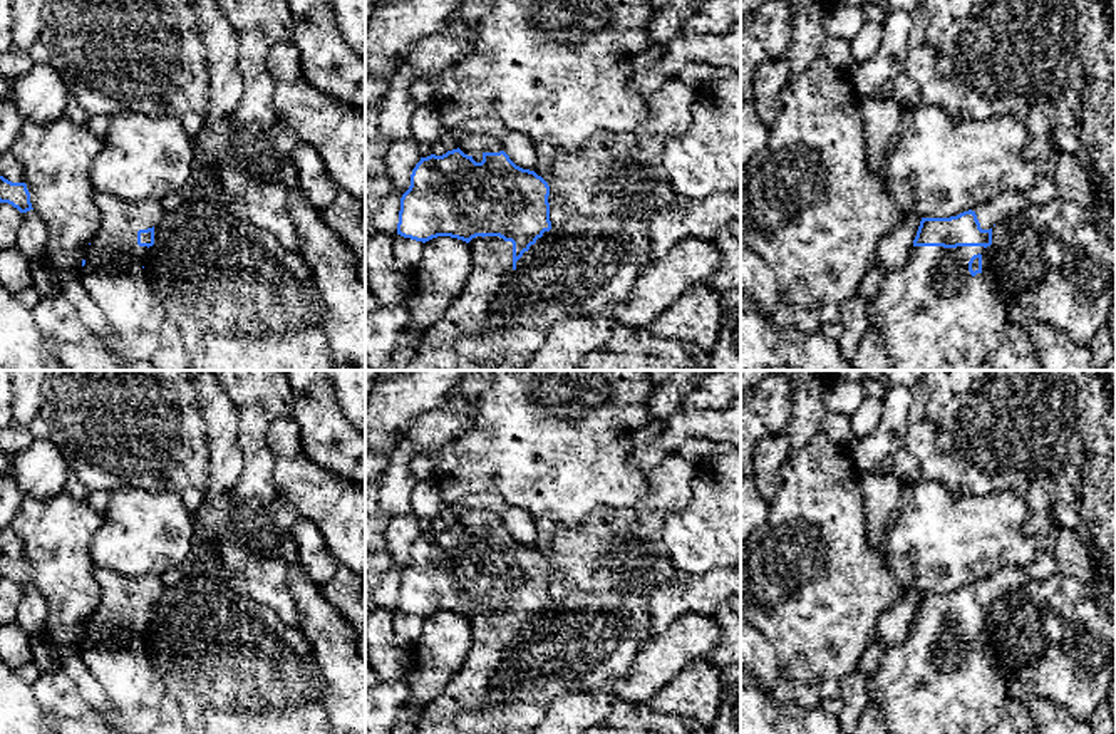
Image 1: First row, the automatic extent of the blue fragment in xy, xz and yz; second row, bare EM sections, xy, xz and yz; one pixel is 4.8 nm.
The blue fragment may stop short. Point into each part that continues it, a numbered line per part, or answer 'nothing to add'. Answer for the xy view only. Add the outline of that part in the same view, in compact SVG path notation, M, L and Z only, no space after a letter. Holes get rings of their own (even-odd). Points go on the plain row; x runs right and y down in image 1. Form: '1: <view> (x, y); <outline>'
1: xy (113, 652); M97 570L96 578L101 587L101 598L85 625L85 640L77 654L111 704L111 709L102 712L104 721L122 734L151 734L161 721L161 700L166 695L166 685L161 670L142 644L147 622L137 620L137 607L161 598L163 578L161 575L127 578L109 570Z

